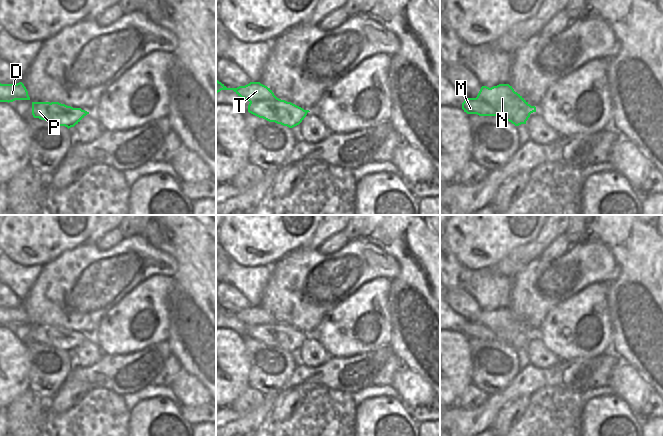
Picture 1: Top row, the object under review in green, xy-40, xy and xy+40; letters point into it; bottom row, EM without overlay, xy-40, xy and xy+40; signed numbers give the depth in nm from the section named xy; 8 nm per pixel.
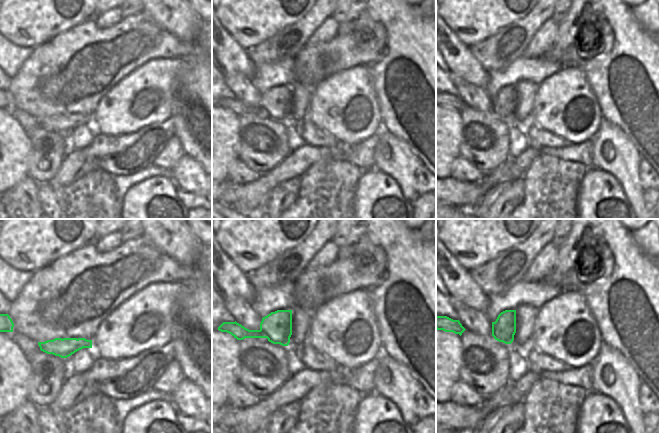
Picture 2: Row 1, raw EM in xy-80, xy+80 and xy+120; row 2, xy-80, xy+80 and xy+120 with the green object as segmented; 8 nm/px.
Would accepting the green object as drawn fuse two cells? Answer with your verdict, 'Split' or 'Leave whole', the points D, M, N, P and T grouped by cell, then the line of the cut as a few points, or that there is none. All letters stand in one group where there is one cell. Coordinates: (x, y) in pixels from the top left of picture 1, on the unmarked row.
Split. Groups: D N T / M P. Split along xy (250, 325), (272, 324), (291, 335), (302, 337), (306, 334).

